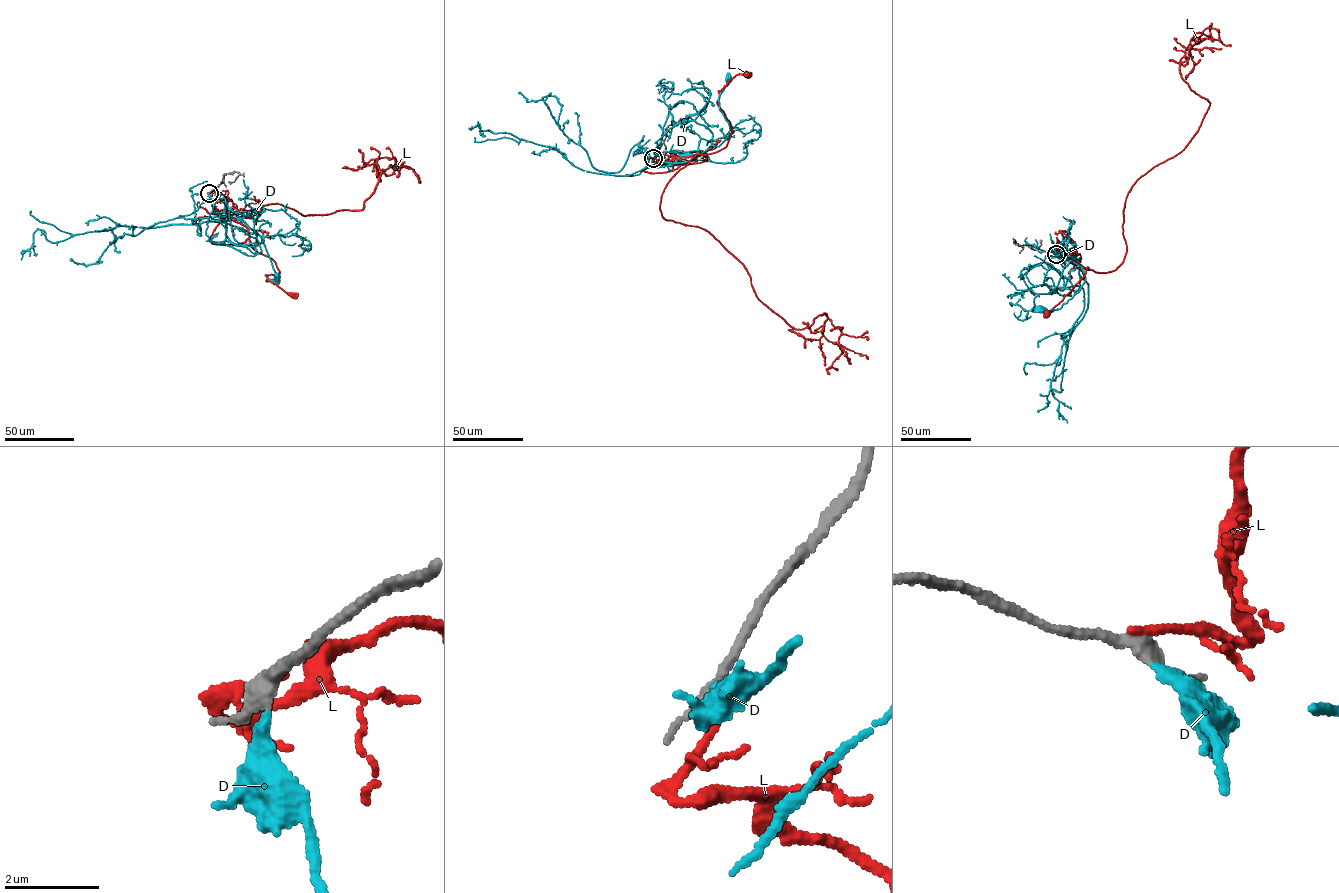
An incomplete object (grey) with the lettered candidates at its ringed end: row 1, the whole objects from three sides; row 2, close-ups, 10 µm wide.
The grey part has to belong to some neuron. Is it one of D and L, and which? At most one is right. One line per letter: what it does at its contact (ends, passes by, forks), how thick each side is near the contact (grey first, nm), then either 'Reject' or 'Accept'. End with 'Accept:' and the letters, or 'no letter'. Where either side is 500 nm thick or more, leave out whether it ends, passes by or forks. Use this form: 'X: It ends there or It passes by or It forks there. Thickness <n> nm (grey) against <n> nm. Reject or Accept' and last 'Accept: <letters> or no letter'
D: It ends there. Thickness 320 nm (grey) against 320 nm. Accept
L: It ends there. Thickness 320 nm (grey) against 190 nm. Reject
Accept: D

